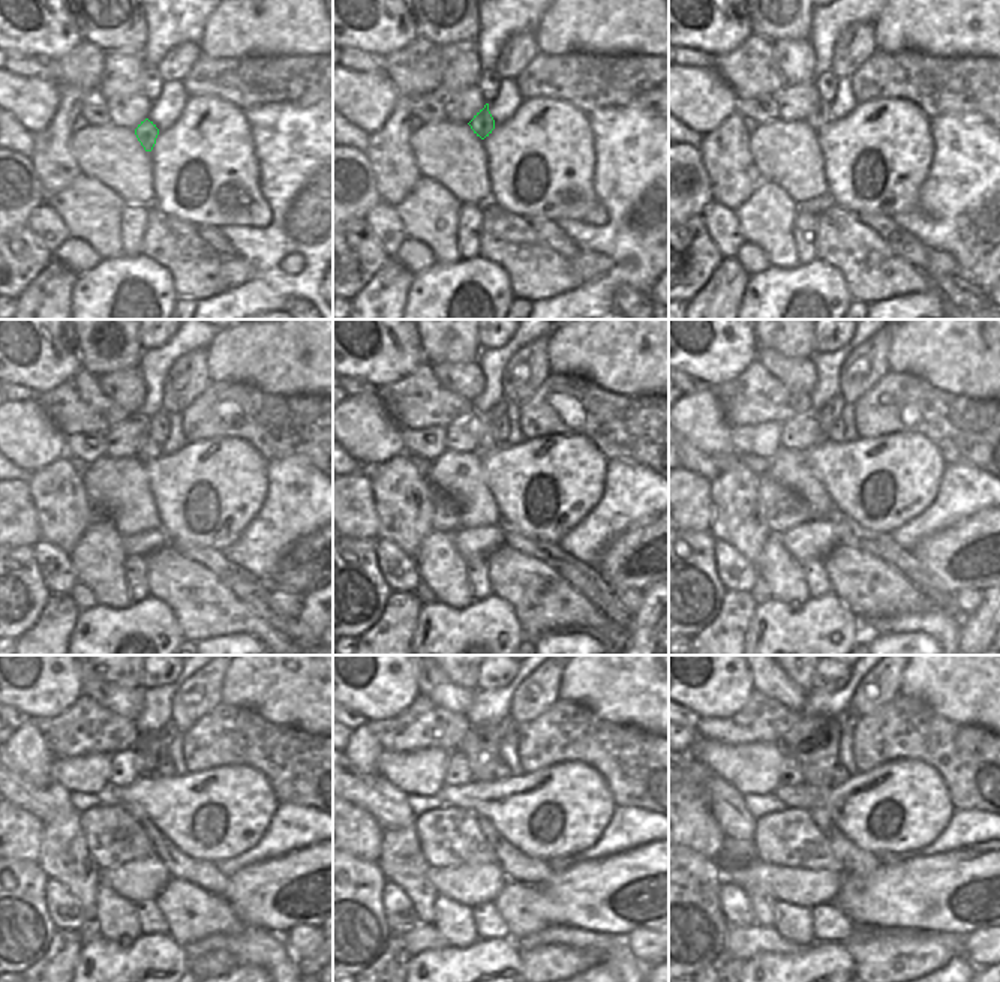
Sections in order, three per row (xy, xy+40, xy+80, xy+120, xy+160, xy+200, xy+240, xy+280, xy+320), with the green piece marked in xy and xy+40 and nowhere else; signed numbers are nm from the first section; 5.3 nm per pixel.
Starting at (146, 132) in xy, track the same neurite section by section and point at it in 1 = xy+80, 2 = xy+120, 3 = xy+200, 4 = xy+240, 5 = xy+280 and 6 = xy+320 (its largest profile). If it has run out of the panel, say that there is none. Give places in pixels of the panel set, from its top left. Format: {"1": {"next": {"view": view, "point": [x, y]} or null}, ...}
{"1": {"next": {"view": "xy+80", "point": [820, 117]}}, "2": {"next": {"view": "xy+120", "point": [150, 450]}}, "3": {"next": {"view": "xy+200", "point": [834, 407]}}, "4": {"next": {"view": "xy+240", "point": [164, 736]}}, "5": {"next": {"view": "xy+280", "point": [507, 726]}}, "6": {"next": {"view": "xy+320", "point": [846, 717]}}}

